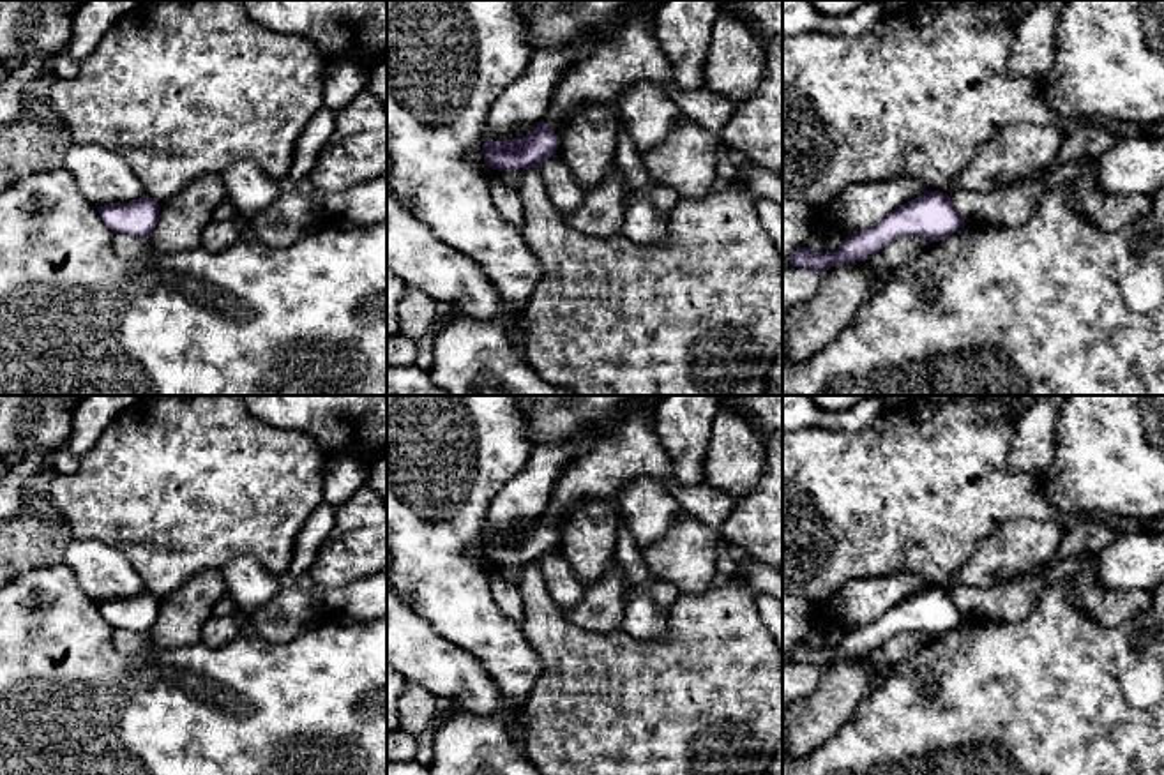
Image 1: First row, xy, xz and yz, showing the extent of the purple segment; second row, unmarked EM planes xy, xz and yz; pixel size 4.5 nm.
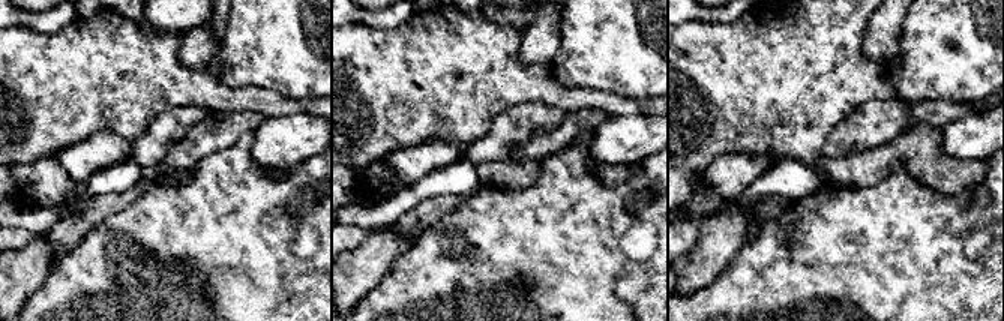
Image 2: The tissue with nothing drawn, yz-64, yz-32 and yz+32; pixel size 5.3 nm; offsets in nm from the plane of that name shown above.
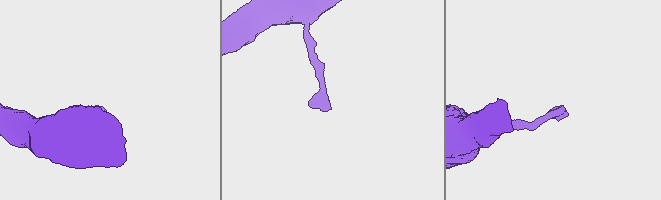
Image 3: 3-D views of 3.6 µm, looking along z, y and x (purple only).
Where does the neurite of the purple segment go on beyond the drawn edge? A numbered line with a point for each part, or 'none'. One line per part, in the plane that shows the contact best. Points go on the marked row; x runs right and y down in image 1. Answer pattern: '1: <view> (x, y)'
none

